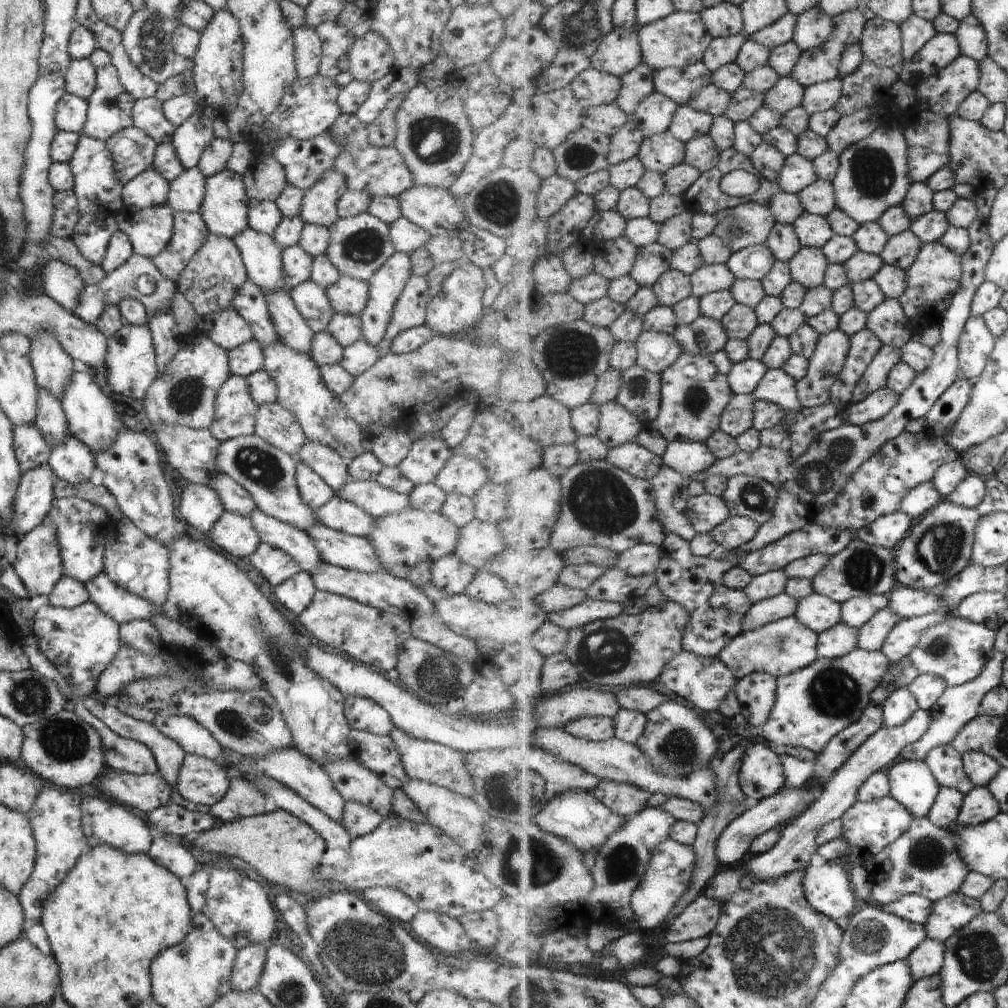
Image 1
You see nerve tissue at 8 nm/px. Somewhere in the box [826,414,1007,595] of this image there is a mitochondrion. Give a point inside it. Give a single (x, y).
(940, 550)

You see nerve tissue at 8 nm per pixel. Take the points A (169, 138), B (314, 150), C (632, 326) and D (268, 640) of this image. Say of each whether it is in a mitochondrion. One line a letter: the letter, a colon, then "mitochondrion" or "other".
A: other
B: other
C: other
D: mitochondrion

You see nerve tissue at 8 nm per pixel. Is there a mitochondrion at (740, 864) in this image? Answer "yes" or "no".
no

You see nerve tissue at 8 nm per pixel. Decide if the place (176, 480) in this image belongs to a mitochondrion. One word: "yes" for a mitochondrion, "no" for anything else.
no

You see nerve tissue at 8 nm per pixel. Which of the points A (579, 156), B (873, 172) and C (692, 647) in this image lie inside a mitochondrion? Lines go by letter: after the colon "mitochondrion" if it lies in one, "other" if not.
A: mitochondrion
B: mitochondrion
C: other

